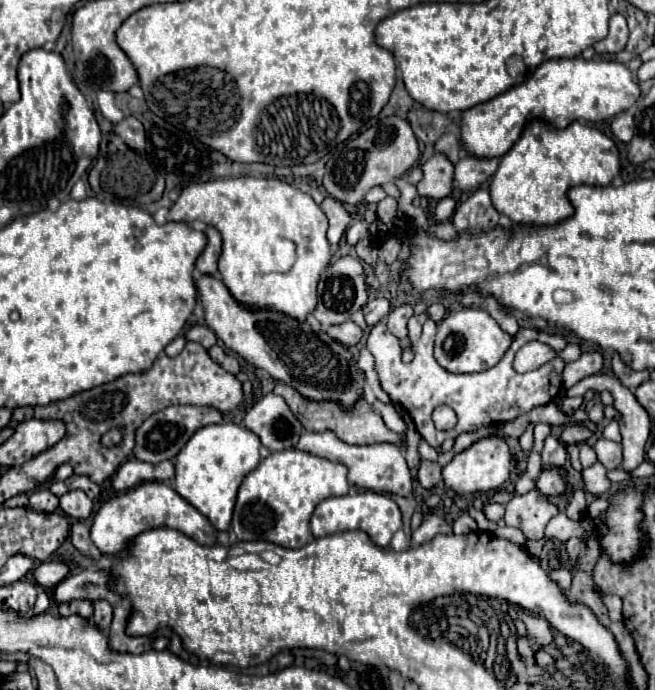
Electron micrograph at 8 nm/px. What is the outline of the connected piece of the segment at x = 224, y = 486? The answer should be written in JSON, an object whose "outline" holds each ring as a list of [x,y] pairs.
{"outline":[[[219,422],[199,428],[175,456],[175,490],[195,506],[217,530],[227,530],[239,484],[261,460],[257,434],[233,422]]]}

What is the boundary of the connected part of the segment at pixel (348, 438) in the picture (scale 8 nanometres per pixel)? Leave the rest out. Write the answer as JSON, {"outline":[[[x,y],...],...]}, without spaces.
{"outline":[[[277,384],[275,394],[279,394],[281,398],[285,398],[287,406],[291,408],[291,412],[297,416],[297,420],[307,428],[307,430],[333,430],[343,442],[353,444],[353,436],[355,436],[355,444],[377,444],[377,442],[399,442],[399,434],[391,432],[381,416],[377,416],[371,410],[369,402],[361,402],[361,406],[357,406],[357,410],[353,410],[353,414],[345,414],[345,410],[337,410],[337,406],[333,406],[333,402],[305,402],[305,398],[301,398],[291,386],[285,384]]]}

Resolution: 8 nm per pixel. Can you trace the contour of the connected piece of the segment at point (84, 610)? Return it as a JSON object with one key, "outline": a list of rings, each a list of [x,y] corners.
{"outline":[[[73,600],[73,602],[59,604],[59,614],[61,614],[61,616],[79,614],[79,616],[91,620],[91,618],[93,618],[93,602],[89,602],[89,600]]]}

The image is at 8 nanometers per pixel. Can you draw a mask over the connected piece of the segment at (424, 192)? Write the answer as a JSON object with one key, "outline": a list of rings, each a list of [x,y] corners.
{"outline":[[[443,154],[431,156],[421,166],[421,170],[423,170],[423,178],[417,184],[417,194],[421,198],[427,198],[429,202],[437,202],[453,192],[453,186],[451,186],[453,164]]]}

